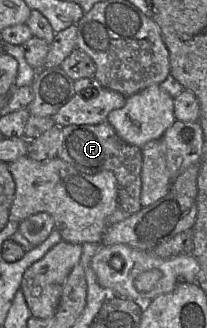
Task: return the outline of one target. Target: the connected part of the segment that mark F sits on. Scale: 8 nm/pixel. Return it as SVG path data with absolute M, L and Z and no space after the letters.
M108 121L97 125L62 127L57 157L81 173L113 172L117 181L119 207L129 215L137 213L142 208L140 203L142 149L122 140Z

